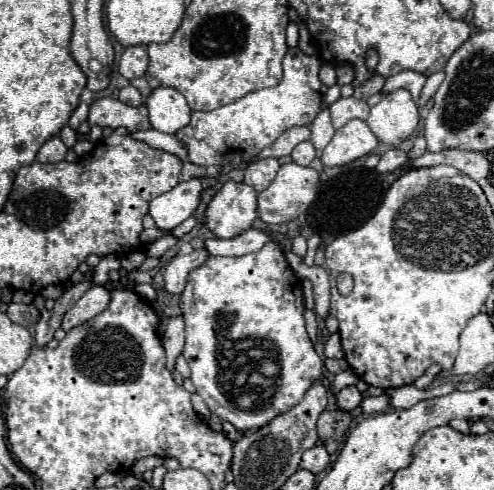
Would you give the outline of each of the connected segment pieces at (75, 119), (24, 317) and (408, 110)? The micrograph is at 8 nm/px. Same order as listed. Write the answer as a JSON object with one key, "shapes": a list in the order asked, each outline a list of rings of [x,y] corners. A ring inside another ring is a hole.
{"shapes":[[[[80,102],[80,104],[78,104],[78,108],[72,112],[68,126],[70,126],[72,130],[78,130],[78,126],[80,126],[82,122],[86,122],[86,118],[88,118],[88,104]]],[[[11,302],[8,306],[8,318],[20,326],[29,327],[36,324],[39,319],[39,311],[33,304],[20,304]]],[[[400,88],[390,92],[382,102],[378,102],[368,116],[370,130],[380,142],[388,146],[398,146],[406,140],[418,126],[418,106],[410,92]]]]}

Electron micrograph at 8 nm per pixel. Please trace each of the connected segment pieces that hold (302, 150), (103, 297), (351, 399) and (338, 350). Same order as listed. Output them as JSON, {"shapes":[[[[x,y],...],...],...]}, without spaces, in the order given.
{"shapes":[[[[300,142],[294,150],[292,150],[292,160],[296,162],[296,164],[300,164],[300,166],[310,166],[310,162],[314,160],[314,156],[316,156],[316,150],[314,150],[314,146],[312,146],[312,142]]],[[[106,286],[88,288],[84,292],[84,296],[64,314],[62,328],[70,330],[70,328],[76,328],[76,326],[84,324],[86,320],[104,312],[108,308],[108,304],[110,304],[110,290]]],[[[346,386],[344,390],[340,390],[340,392],[336,394],[336,398],[338,398],[338,406],[340,406],[342,410],[346,410],[346,412],[358,408],[360,402],[362,402],[362,394],[358,392],[356,386]]],[[[332,334],[324,346],[324,354],[326,358],[344,358],[344,352],[342,352],[342,344],[340,344],[340,334]]]]}

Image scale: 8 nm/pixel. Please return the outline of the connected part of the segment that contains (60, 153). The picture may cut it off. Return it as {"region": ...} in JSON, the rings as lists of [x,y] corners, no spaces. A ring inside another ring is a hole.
{"region":[[[54,136],[54,138],[50,138],[48,142],[42,144],[36,160],[38,162],[60,162],[60,160],[64,160],[66,152],[68,152],[68,148],[64,146],[64,142],[58,136]]]}

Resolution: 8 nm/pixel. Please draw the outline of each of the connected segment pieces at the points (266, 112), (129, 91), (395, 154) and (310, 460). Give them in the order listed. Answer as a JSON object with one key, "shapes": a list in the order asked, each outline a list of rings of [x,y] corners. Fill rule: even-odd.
{"shapes":[[[[290,48],[288,54],[284,56],[284,78],[278,86],[250,92],[248,96],[244,96],[232,104],[220,106],[212,112],[192,112],[192,122],[176,134],[188,146],[188,160],[198,166],[210,166],[210,164],[224,166],[224,164],[246,162],[252,156],[256,156],[258,152],[262,152],[266,146],[270,146],[282,132],[286,132],[294,126],[310,126],[312,120],[316,118],[316,114],[320,112],[320,104],[322,104],[322,94],[320,94],[322,82],[318,78],[320,64],[322,64],[322,60],[318,56],[308,56],[300,48]]],[[[124,86],[124,88],[120,88],[120,92],[118,92],[118,100],[122,100],[122,102],[126,102],[126,104],[132,104],[132,106],[140,106],[140,104],[144,104],[144,98],[140,96],[140,92],[134,88],[134,86]]],[[[388,150],[388,152],[384,152],[380,156],[380,162],[378,162],[378,166],[374,170],[380,172],[380,174],[382,172],[394,172],[404,162],[406,162],[406,152],[402,152],[402,150]]],[[[318,444],[316,448],[310,448],[308,452],[304,452],[300,466],[304,470],[310,470],[312,474],[320,474],[320,472],[324,472],[328,468],[328,464],[330,464],[328,452],[326,452],[326,448],[322,444]]]]}

